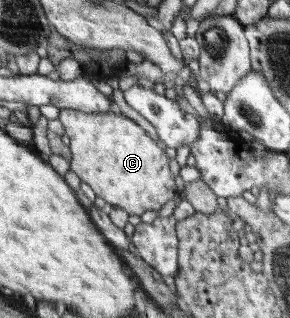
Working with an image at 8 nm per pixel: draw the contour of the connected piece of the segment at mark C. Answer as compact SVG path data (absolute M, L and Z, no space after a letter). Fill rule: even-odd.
M77 109L61 110L59 119L70 139L71 170L108 206L114 205L129 215L140 216L146 211L162 209L177 197L176 179L170 171L166 150L136 121L121 112L86 113Z

